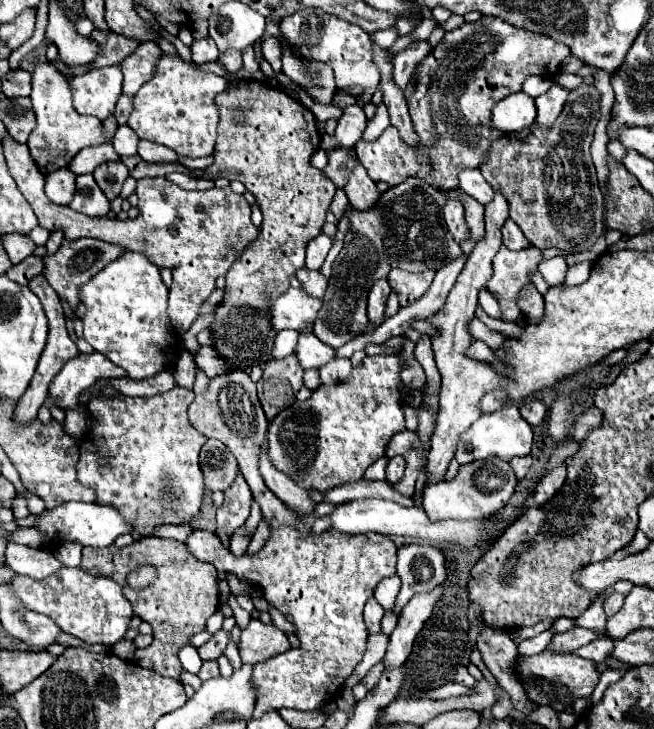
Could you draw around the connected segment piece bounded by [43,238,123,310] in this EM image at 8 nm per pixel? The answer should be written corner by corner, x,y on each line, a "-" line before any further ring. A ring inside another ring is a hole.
79,238
79,240
63,240
61,248
51,254
51,256
45,256
43,258
43,274
47,278
47,282
55,288
55,292
59,294
61,300
65,300
71,310
75,310
81,302
81,296
79,296
79,288
93,276
97,274
101,268
105,268
111,260
115,260
117,256
123,254
123,248
117,248
115,244
105,244
101,240
93,240
93,238

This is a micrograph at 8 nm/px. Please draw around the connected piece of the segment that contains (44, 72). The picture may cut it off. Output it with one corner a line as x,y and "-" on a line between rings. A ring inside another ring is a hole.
43,62
37,64
33,72
33,110
37,116
37,128
31,132
27,146
31,152
31,158
35,160
39,172
43,176
69,166
69,162
75,158
75,154
87,146
101,146
107,144
109,140
105,138
103,124
101,120
93,116
81,116
73,110
73,100
71,100
71,88
69,88
69,78
61,74
53,64
-
61,156
61,162
59,162

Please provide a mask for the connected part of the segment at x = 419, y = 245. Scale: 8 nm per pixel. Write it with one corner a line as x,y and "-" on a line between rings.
407,178
405,182
389,188
383,196
381,202
375,204
373,210
359,212
351,208
349,220
351,220
351,232
345,236
345,246
339,252
337,260
333,262
333,272
329,278
329,286
323,298
323,308
319,312
319,318
313,326
313,334
325,342
331,348
341,348
341,344
349,342
353,336
361,334
367,330
369,320
367,320
367,294
373,288
373,284
381,278
387,278
393,268
403,268
405,272
425,272
425,270
439,270
445,264
457,260
463,256
459,244
449,236
449,230
445,228
443,220
443,206
445,206
447,196
427,184
425,180
419,178

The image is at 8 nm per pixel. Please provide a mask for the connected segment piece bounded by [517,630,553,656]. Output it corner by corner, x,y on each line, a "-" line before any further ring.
545,630
541,632
539,636
535,638
529,638
529,640
523,640
517,648
519,648
519,656
531,656
531,654
539,654
545,650
549,638
553,638
553,632
551,630

